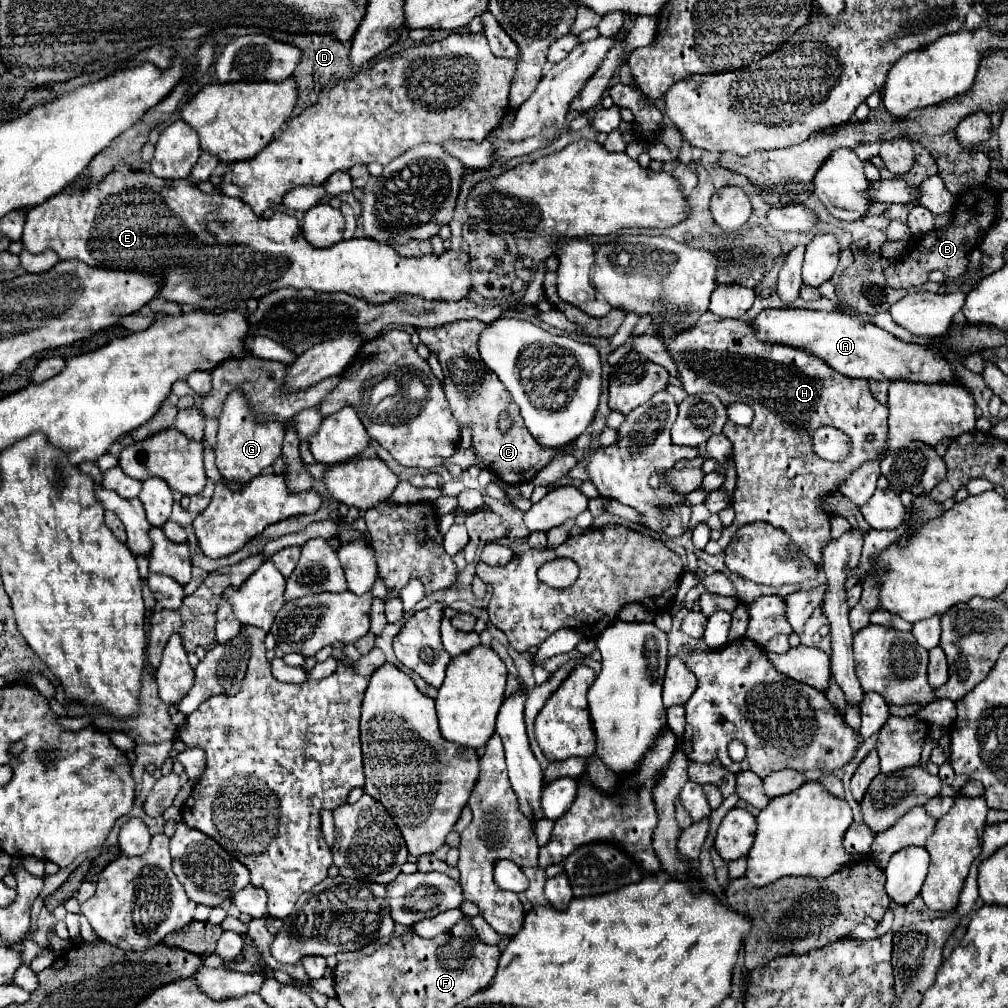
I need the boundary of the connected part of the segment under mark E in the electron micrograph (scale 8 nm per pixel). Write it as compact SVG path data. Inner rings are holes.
M145 164L135 170L131 170L131 166L113 170L89 190L69 186L45 204L31 208L21 242L31 254L51 248L61 260L77 258L95 268L133 270L155 276L161 280L157 292L159 298L181 306L191 304L197 310L217 310L219 304L231 306L235 300L245 302L251 296L261 298L271 290L287 286L299 290L309 288L315 292L345 292L371 304L385 304L401 294L421 296L423 300L461 300L471 290L469 256L465 252L447 250L441 256L427 254L419 258L403 258L391 246L377 244L369 238L351 238L329 248L313 248L303 238L299 222L293 216L283 212L275 212L269 218L255 216L255 212L239 198L219 192L205 194L189 180L161 180L153 176Z

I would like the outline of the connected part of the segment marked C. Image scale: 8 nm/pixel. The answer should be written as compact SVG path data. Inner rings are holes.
M457 320L447 326L429 328L429 330L417 328L417 330L419 330L421 342L427 344L429 350L435 350L439 356L443 376L445 376L443 384L445 384L447 402L451 404L457 424L461 428L469 428L473 432L471 446L473 446L477 458L481 460L481 466L493 470L499 480L515 486L515 484L533 480L535 474L541 472L555 456L571 454L575 450L575 444L569 444L569 448L561 448L561 450L553 452L551 448L541 448L541 444L537 444L537 440L533 440L533 436L529 434L529 430L525 428L525 424L521 420L517 404L511 402L507 388L501 384L501 380L497 378L495 372L485 368L485 362L479 356L477 336L481 336L481 332L485 328L487 328L487 324L481 320ZM503 412L507 416L511 416L511 420L513 420L513 424L507 432L501 432L501 428L499 428L499 416Z

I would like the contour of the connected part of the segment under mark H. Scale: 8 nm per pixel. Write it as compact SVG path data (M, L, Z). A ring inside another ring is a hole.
M719 320L709 324L697 324L671 338L661 338L667 352L673 356L677 364L677 378L681 380L681 386L687 394L711 392L719 396L719 400L725 406L743 402L755 410L755 418L749 426L739 426L727 420L723 428L723 434L731 440L735 450L735 520L729 528L721 530L721 538L717 542L709 542L705 546L705 552L723 552L735 536L735 530L761 520L789 534L789 538L801 548L801 552L815 566L821 566L821 550L825 548L825 544L829 544L831 538L831 514L825 506L825 498L833 494L839 488L839 484L849 478L849 474L853 474L853 468L859 468L869 460L875 460L883 452L887 444L887 406L873 398L867 380L853 380L849 376L841 376L839 372L833 372L833 368L829 368L823 360L805 350L761 342L753 334L753 328L745 320ZM819 426L839 428L851 438L853 450L843 462L827 462L813 452L813 434ZM869 434L875 434L873 442L867 440Z

